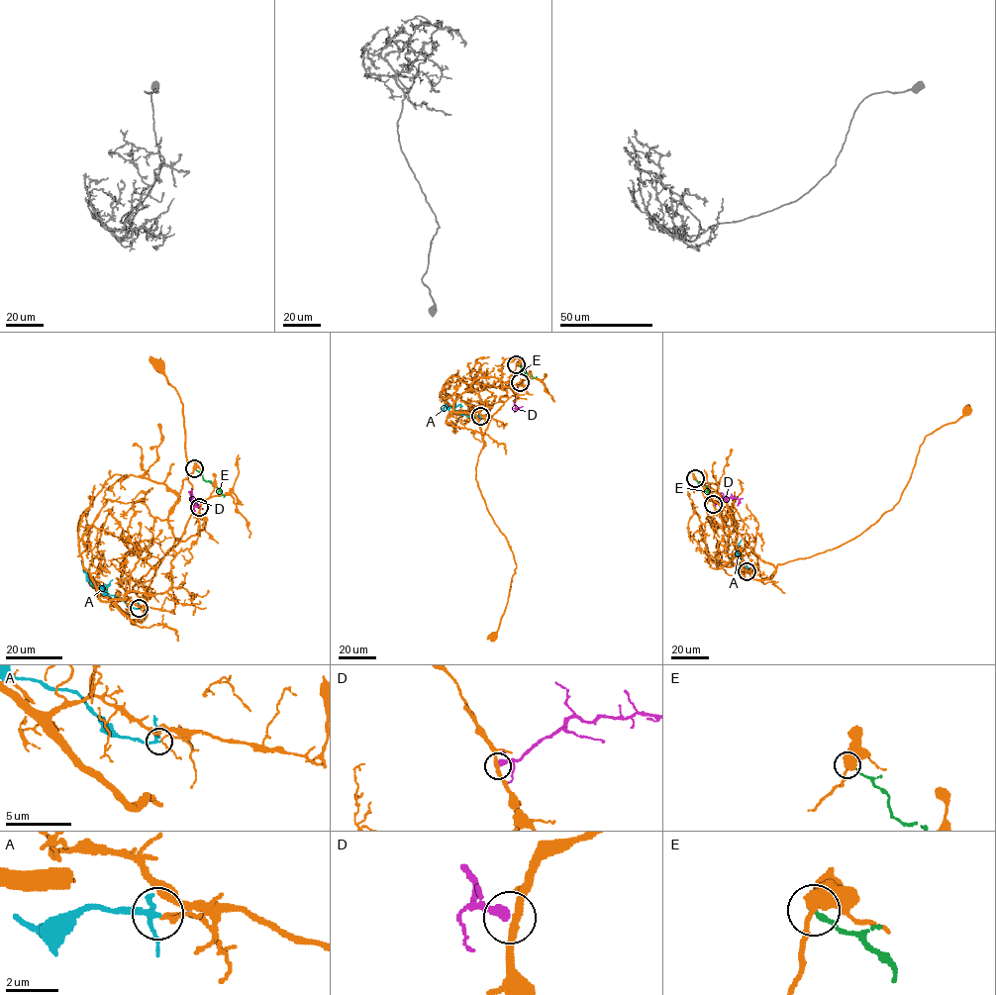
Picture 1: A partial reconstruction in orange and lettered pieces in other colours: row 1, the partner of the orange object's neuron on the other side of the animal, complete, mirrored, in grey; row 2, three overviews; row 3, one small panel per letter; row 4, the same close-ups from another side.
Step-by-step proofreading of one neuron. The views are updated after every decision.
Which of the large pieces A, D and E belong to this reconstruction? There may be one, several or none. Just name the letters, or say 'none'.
none

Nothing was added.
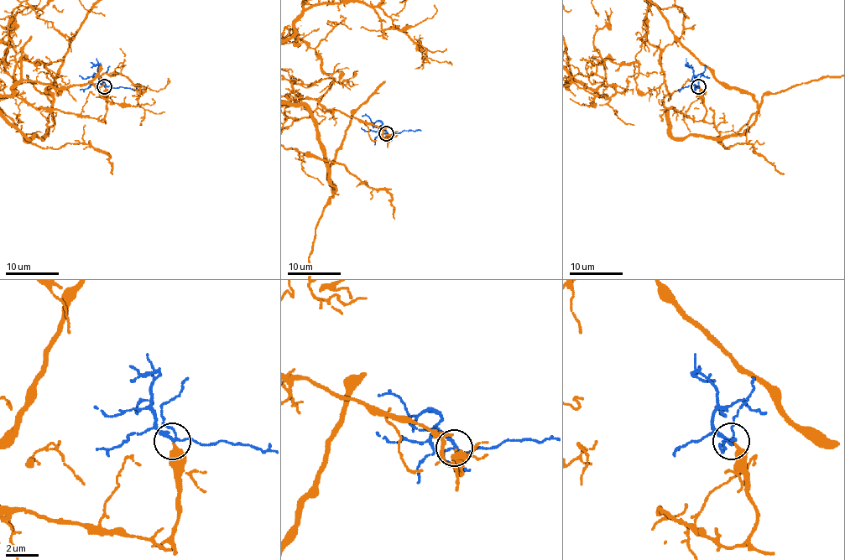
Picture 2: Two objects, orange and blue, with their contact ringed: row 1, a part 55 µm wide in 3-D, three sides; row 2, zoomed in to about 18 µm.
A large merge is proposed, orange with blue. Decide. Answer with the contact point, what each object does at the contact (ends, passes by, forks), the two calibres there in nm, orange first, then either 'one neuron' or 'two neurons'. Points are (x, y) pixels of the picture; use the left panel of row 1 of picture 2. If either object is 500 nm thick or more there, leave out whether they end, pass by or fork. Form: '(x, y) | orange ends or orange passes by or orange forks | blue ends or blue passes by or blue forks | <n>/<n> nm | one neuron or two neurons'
(104, 86) | orange ends | blue forks | 280/130 nm | one neuron

